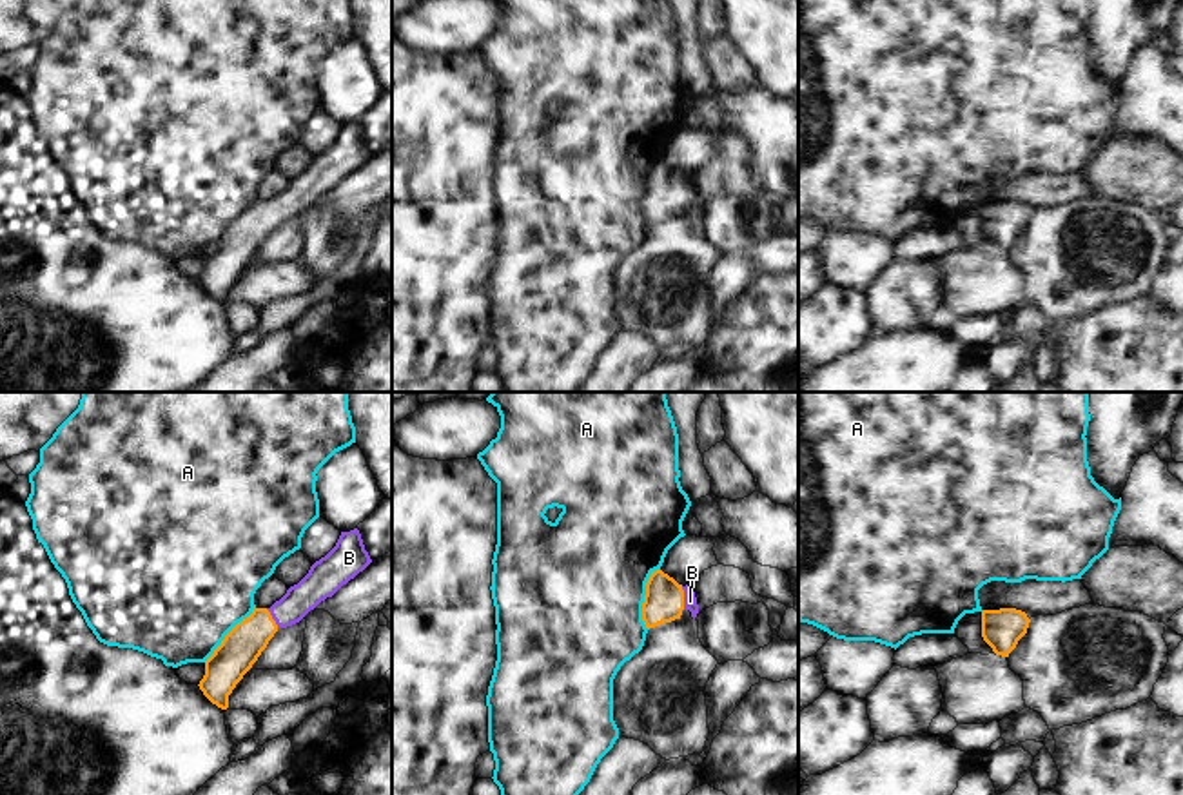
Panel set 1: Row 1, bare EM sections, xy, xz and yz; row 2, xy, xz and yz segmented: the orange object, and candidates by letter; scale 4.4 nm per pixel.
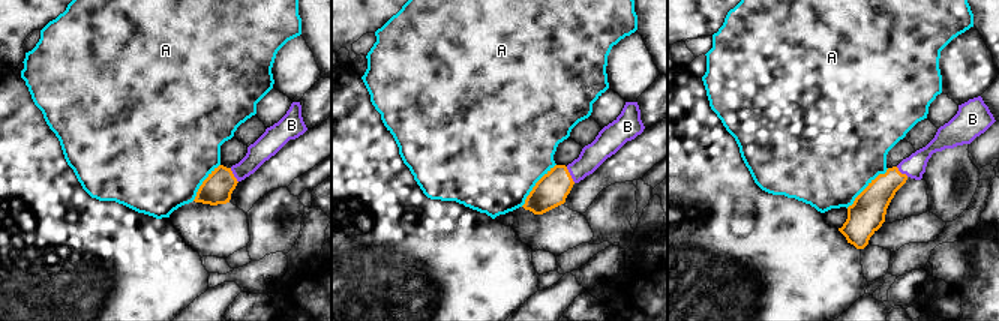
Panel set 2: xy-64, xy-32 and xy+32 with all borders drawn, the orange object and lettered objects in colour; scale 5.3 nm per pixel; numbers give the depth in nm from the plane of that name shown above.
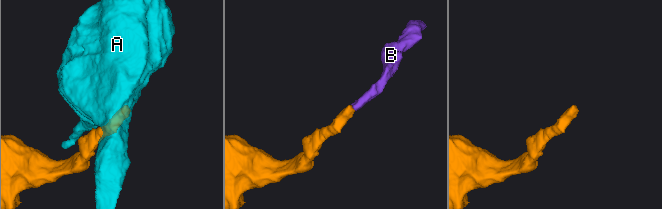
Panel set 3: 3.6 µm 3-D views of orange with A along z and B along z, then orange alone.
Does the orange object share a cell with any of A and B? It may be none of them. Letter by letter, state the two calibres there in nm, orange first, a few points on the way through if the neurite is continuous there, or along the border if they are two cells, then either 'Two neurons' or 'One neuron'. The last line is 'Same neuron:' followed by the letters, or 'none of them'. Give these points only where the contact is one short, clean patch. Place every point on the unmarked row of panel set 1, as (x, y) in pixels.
A: Thickness 180 nm (orange) against 500 nm. Boundary: xz (659, 162), (646, 176), (643, 216), (648, 222). Two neurons
B: Thickness 180 nm (orange) against 60 nm. Path across: xz (664, 191), (683, 191), (690, 195). One neuron
Same neuron: B.

